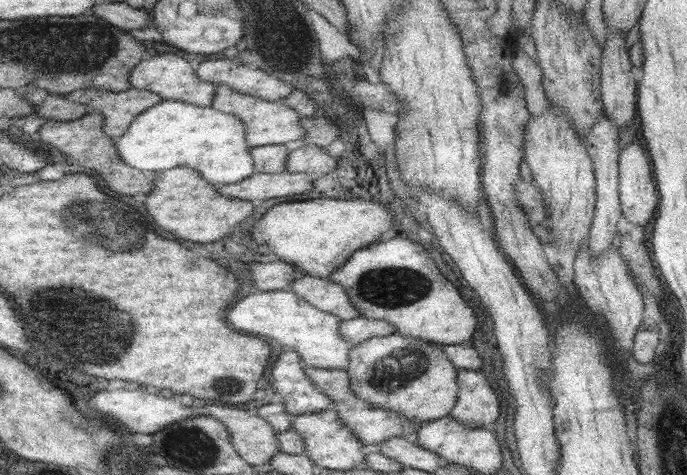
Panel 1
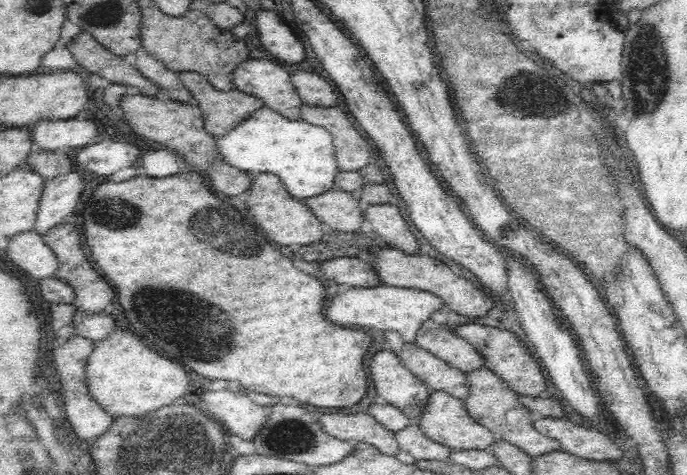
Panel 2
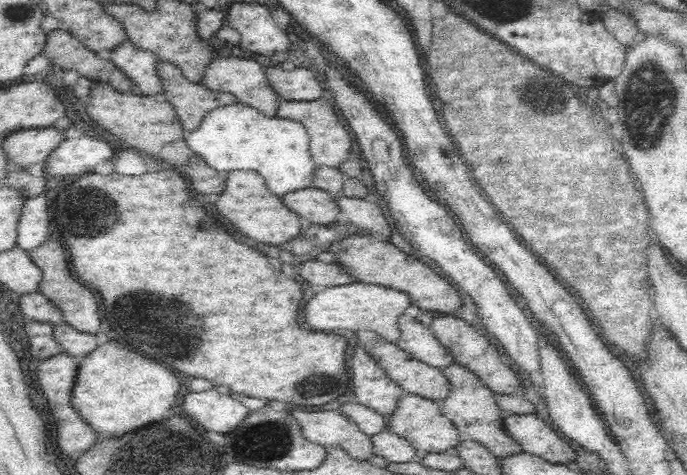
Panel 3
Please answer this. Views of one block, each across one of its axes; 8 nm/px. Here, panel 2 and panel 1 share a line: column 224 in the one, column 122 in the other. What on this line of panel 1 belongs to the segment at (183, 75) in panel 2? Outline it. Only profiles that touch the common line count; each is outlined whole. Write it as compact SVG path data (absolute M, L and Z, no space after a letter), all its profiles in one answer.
M134 86L124 92L103 88L80 89L71 92L68 99L86 104L93 111L101 112L106 117L104 130L108 136L116 139L124 136L140 115L166 100L156 92Z

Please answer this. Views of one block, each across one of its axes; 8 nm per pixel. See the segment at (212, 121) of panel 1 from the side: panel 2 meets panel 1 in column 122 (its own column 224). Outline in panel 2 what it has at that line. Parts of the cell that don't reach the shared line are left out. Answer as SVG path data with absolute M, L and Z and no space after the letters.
M266 106L231 134L217 139L219 149L232 166L255 175L276 174L298 199L314 198L337 188L336 176L342 170L338 164L335 136L327 128L310 124L302 118L290 120Z

